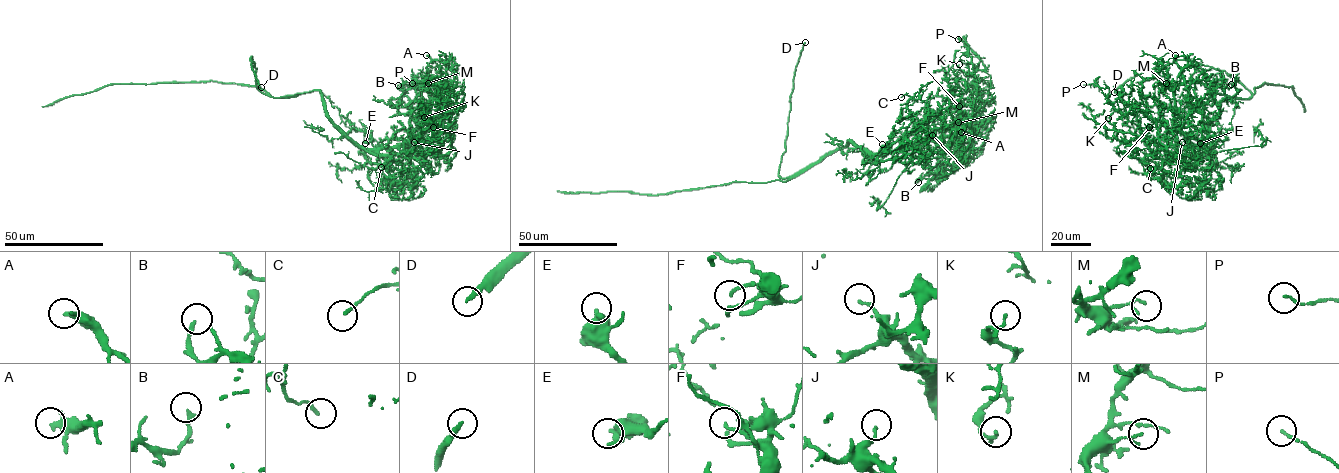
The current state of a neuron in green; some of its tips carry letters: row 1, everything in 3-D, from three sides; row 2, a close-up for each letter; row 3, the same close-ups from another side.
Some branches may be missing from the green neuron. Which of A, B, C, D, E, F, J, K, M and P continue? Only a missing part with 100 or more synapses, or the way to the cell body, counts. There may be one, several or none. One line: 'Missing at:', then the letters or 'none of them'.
Missing at: none of them

